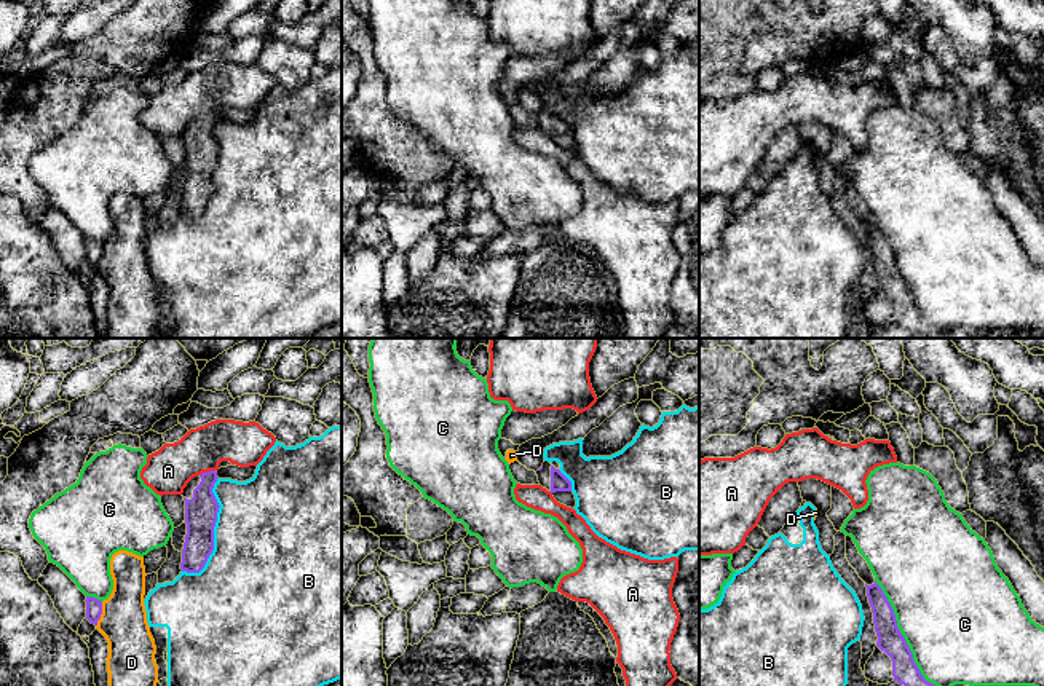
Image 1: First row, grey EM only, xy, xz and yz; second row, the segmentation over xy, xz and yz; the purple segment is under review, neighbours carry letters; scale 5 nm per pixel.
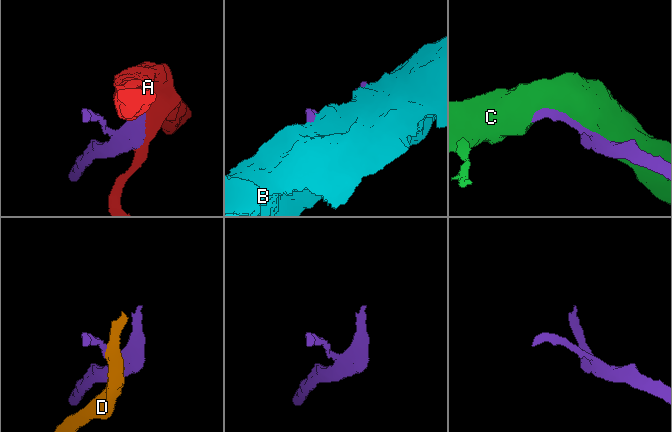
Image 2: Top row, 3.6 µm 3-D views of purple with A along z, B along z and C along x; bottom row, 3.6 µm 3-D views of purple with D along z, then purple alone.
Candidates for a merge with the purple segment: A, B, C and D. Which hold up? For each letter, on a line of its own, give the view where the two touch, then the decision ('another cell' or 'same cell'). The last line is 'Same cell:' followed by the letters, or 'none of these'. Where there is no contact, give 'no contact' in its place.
A: xy | another cell
B: xy | another cell
C: yz | another cell
D: xy | another cell
Same cell: none of these

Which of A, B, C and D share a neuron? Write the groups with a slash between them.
A / B / C / D

